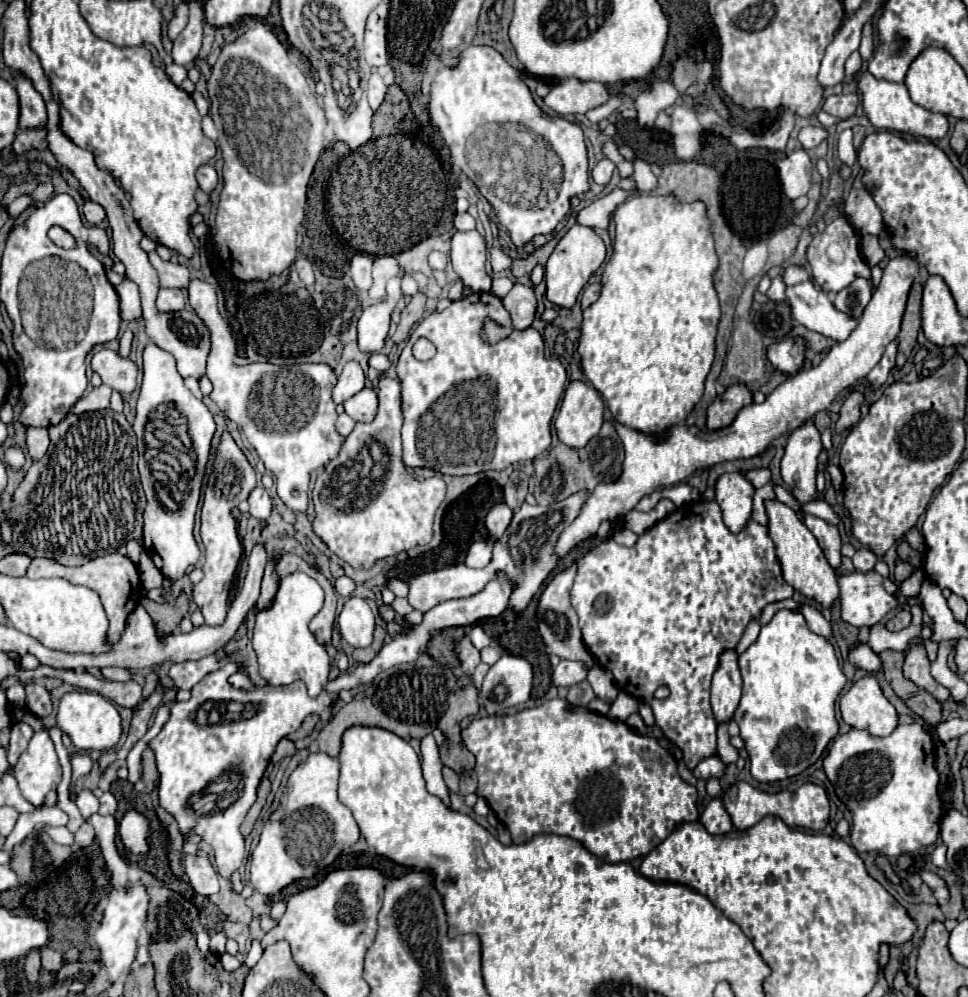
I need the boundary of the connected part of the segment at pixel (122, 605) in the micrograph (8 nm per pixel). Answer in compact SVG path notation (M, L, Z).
M110 553L110 555L98 557L98 559L82 565L82 567L62 567L62 565L58 565L54 561L32 559L32 563L30 563L28 571L26 571L26 577L30 577L30 579L64 577L74 585L84 585L84 587L94 589L100 595L100 599L104 603L104 611L106 611L108 621L110 621L110 627L106 631L108 643L118 643L120 641L120 637L124 633L124 627L126 627L126 619L136 609L136 601L140 599L140 587L142 587L136 565L126 555L120 555L120 553Z

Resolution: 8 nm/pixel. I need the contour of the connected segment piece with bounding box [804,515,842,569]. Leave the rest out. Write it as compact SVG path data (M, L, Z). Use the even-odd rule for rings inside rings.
M804 515L804 523L806 527L816 535L822 551L826 553L830 565L836 569L840 565L840 533L836 529L836 525L830 525L824 519L818 519L814 515Z

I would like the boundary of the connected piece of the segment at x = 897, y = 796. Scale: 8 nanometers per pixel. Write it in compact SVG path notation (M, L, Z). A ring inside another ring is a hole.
M922 723L898 725L896 731L888 737L874 737L868 731L850 729L846 735L840 735L832 743L830 753L824 759L824 773L834 785L838 799L852 813L850 841L856 851L876 851L886 857L900 857L904 853L934 845L938 841L944 807L938 795L940 777L934 761L934 741Z

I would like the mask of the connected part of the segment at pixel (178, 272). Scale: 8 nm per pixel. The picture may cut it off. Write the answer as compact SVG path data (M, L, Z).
M156 251L148 253L148 257L160 275L160 287L178 287L178 289L188 287L190 275L188 275L188 269L184 265L172 263L172 261L162 261Z

